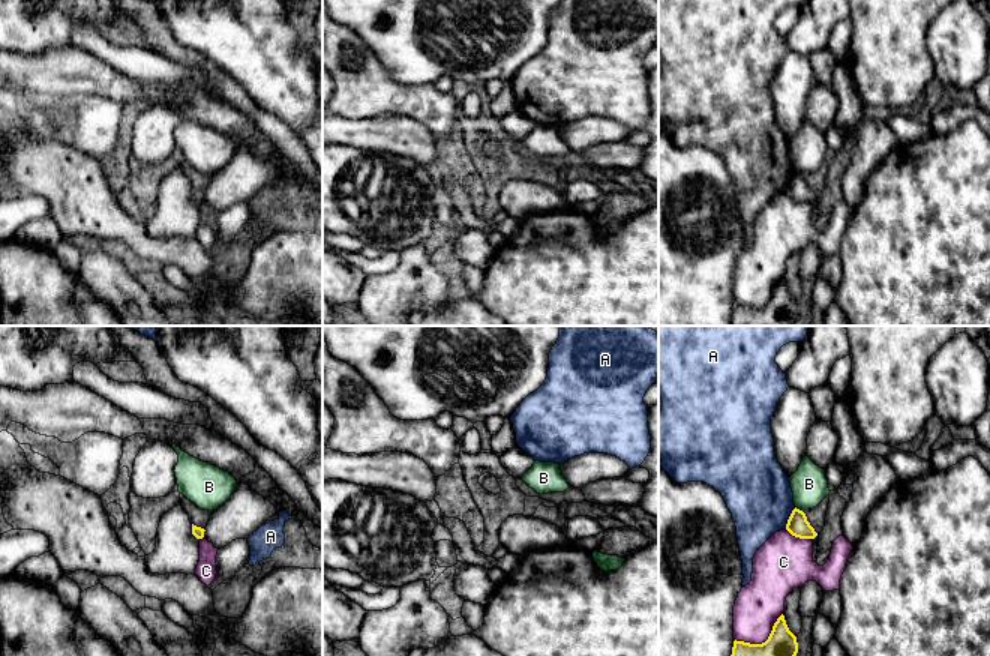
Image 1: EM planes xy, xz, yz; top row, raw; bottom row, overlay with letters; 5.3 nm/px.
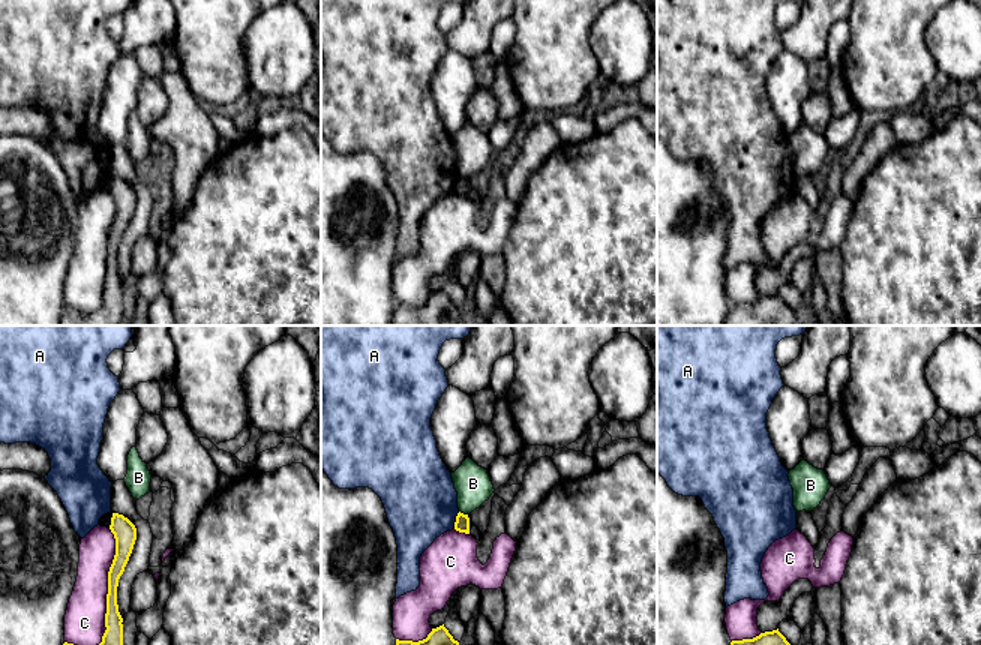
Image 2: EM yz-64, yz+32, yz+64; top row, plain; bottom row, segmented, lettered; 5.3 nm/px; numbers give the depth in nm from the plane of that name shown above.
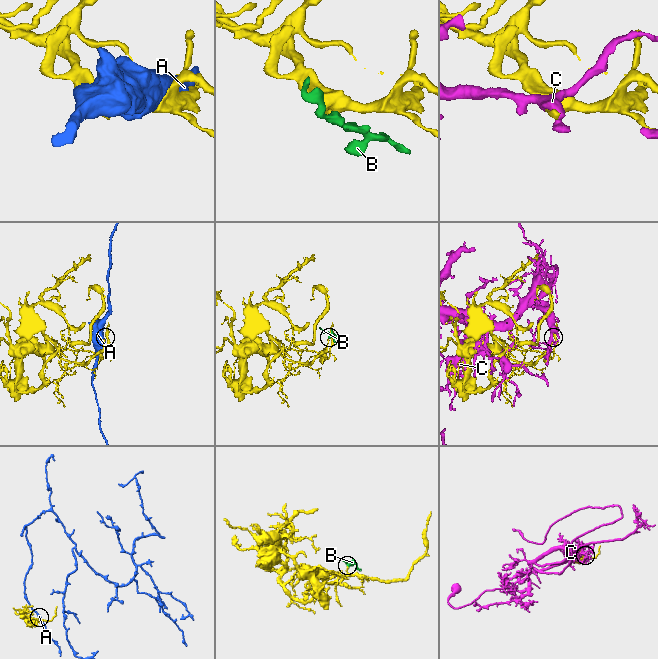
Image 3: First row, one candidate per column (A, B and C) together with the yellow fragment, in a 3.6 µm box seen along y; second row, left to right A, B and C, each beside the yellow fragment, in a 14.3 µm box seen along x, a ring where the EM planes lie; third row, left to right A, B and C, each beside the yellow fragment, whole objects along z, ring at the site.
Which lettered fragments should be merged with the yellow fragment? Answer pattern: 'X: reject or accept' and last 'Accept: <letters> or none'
A: reject
B: reject
C: reject
Accept: none

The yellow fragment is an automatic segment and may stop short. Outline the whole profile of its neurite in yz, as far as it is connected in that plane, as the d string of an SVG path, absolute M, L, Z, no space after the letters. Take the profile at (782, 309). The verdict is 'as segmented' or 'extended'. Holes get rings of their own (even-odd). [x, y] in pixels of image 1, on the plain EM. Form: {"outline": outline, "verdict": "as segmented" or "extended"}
{"outline": "M782 278L762 308L734 305L729 326L794 326L798 317L796 300L789 294Z", "verdict": "as segmented"}

